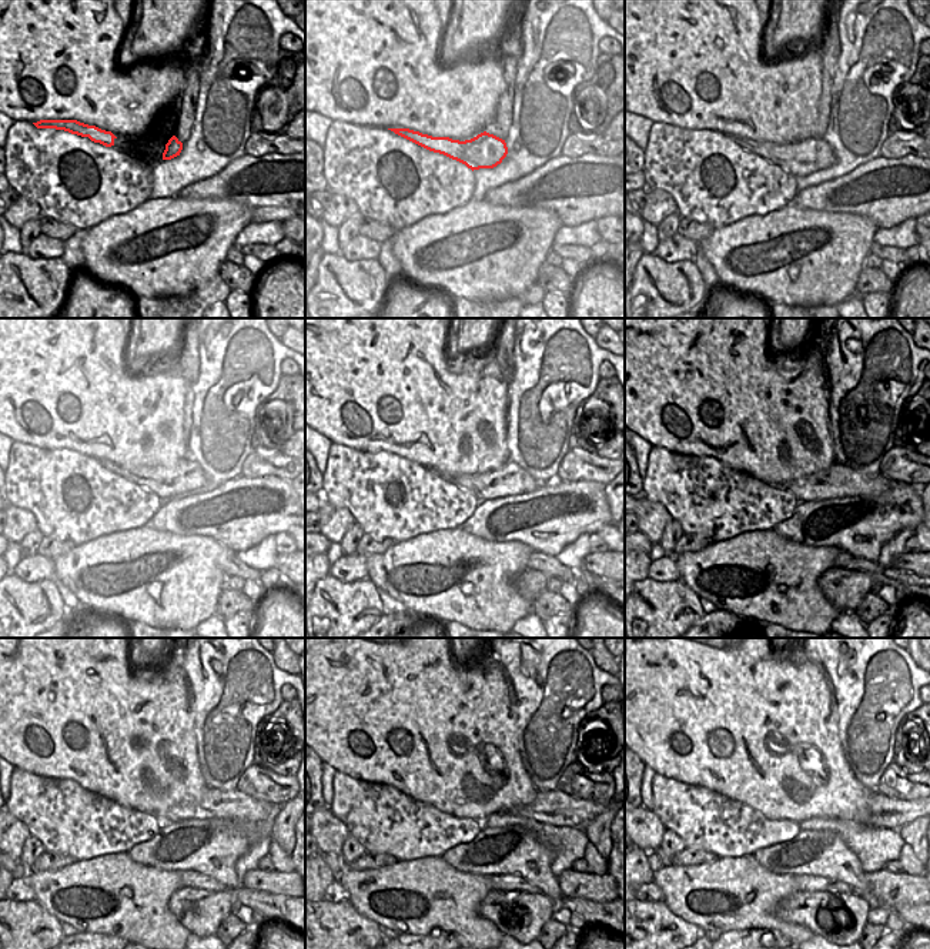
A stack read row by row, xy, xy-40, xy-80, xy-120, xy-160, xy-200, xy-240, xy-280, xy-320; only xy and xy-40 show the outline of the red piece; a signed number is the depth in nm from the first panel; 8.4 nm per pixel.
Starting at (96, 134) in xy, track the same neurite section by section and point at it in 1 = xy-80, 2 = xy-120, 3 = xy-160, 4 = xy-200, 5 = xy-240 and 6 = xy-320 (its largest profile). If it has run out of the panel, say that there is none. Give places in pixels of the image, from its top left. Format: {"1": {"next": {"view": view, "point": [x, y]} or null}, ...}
{"1": {"next": {"view": "xy-80", "point": [805, 157]}}, "2": {"next": {"view": "xy-120", "point": [186, 475]}}, "3": {"next": {"view": "xy-160", "point": [509, 480]}}, "4": {"next": {"view": "xy-200", "point": [837, 481]}}, "5": {"next": {"view": "xy-240", "point": [210, 804]}}, "6": {"next": {"view": "xy-320", "point": [882, 811]}}}

